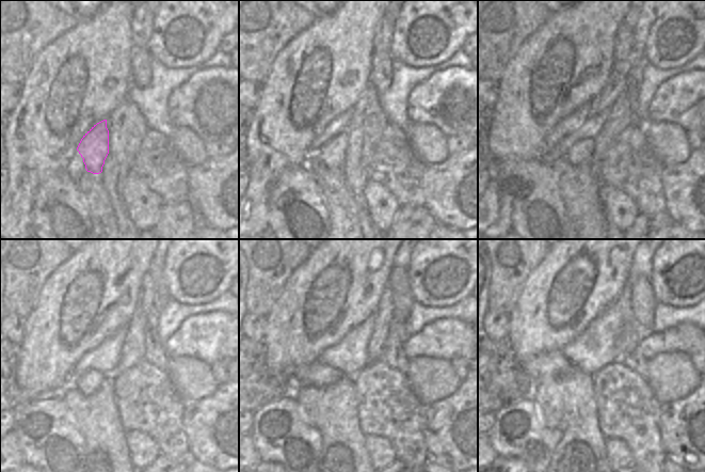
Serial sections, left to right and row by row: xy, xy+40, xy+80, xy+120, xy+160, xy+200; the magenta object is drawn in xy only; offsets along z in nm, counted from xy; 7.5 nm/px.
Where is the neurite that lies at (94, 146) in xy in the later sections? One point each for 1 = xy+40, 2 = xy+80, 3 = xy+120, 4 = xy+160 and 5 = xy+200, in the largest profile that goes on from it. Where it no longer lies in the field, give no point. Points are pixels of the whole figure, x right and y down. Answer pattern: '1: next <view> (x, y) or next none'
1: next xy+40 (332, 154)
2: next xy+80 (576, 148)
3: next xy+120 (86, 383)
4: next xy+160 (316, 374)
5: next xy+200 (550, 365)

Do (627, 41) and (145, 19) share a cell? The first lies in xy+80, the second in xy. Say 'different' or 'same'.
same

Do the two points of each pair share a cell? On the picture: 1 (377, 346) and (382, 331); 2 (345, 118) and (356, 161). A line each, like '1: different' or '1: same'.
1: same
2: different

